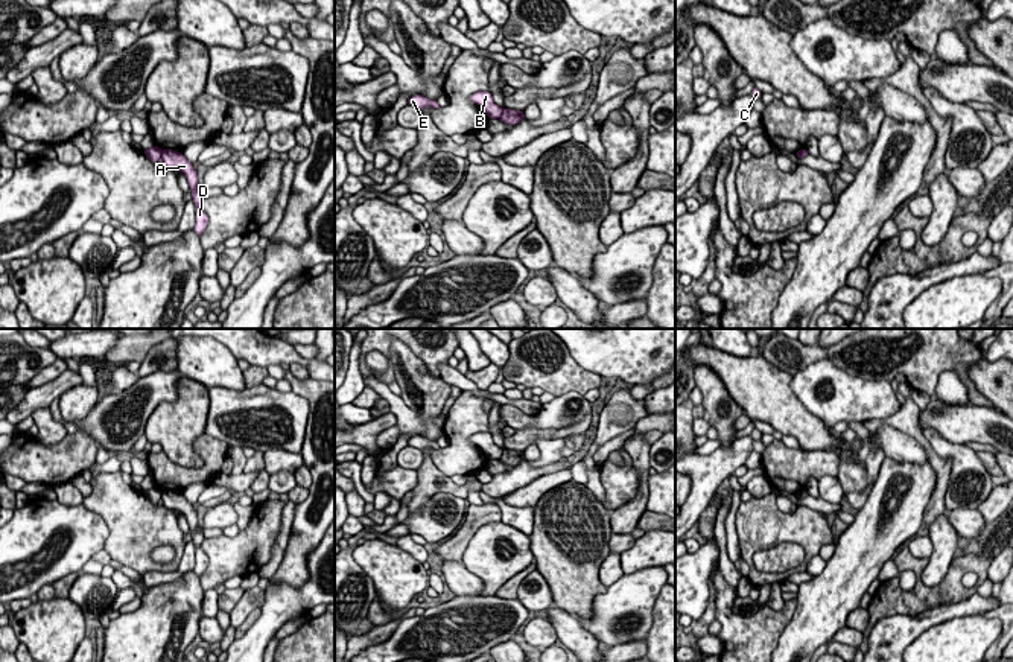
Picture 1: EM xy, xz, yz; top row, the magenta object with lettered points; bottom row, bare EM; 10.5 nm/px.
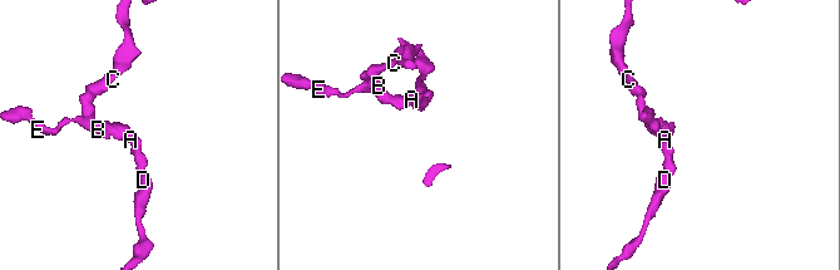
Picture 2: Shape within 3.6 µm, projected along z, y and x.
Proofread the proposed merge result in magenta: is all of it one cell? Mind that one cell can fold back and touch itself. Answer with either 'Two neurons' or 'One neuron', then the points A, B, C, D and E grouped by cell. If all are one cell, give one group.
Two neurons. Groups: A D / B C E

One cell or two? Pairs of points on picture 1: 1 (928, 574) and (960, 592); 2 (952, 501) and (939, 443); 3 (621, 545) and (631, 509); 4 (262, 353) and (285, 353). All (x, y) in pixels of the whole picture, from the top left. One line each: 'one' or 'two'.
1: two
2: one
3: two
4: one

